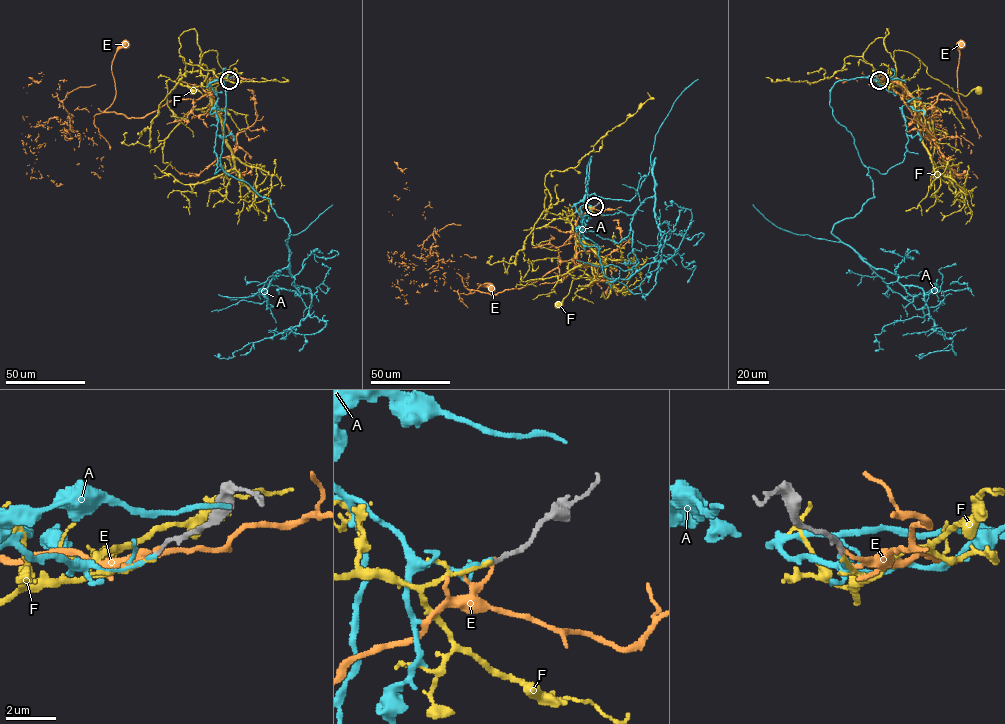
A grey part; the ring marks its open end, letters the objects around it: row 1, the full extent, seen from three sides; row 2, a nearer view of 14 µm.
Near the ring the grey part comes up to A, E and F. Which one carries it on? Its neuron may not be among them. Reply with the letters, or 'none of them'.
F

